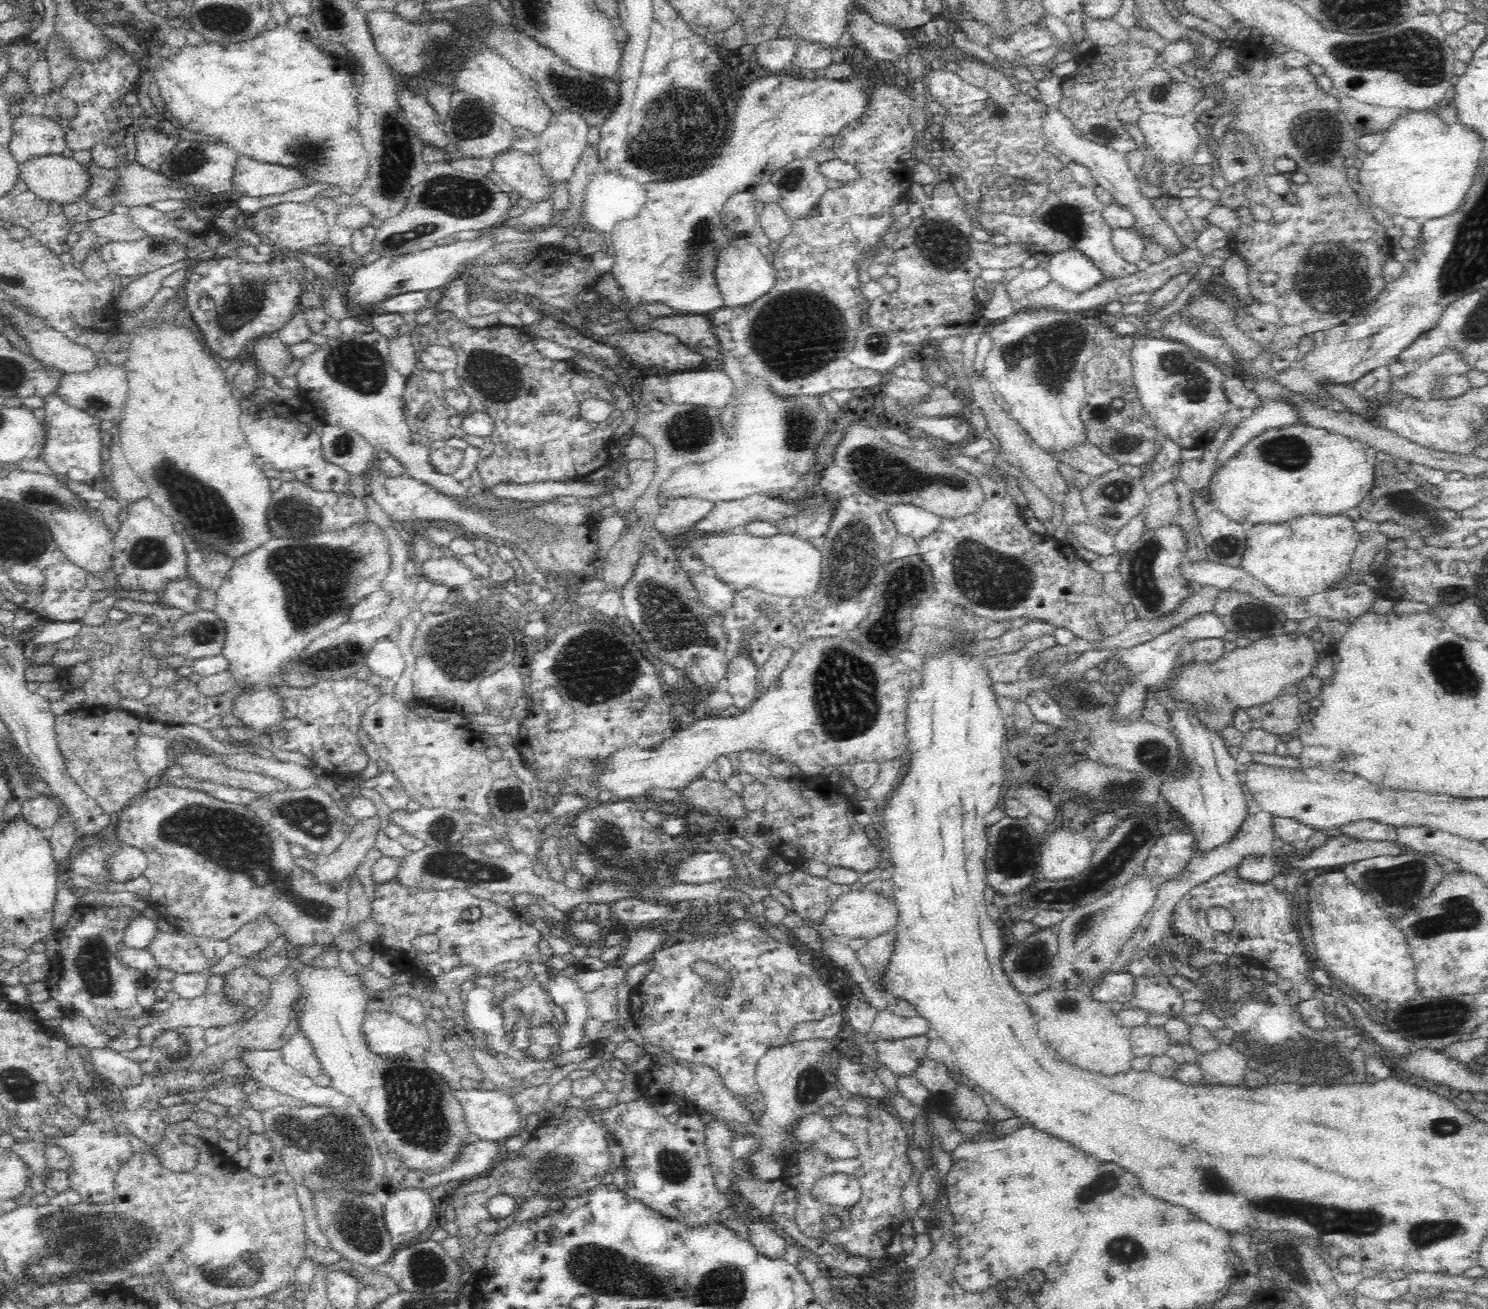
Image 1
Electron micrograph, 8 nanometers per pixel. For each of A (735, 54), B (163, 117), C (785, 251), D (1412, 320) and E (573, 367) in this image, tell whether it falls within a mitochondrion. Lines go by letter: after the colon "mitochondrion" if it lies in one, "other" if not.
A: other
B: other
C: other
D: other
E: other

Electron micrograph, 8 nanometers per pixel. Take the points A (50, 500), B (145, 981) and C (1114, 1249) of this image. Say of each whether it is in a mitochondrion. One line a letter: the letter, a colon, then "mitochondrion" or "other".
A: mitochondrion
B: other
C: mitochondrion

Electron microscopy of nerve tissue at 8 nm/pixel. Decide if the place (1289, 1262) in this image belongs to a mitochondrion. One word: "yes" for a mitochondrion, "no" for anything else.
yes

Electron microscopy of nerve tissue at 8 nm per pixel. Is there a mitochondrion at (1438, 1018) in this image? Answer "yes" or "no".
yes

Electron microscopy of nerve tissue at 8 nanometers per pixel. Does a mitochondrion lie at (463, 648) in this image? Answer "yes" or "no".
yes

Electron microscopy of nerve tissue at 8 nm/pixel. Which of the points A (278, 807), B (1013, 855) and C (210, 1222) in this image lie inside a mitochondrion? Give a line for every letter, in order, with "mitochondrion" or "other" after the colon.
A: mitochondrion
B: mitochondrion
C: other

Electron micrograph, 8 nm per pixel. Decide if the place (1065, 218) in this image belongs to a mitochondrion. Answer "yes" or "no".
yes

